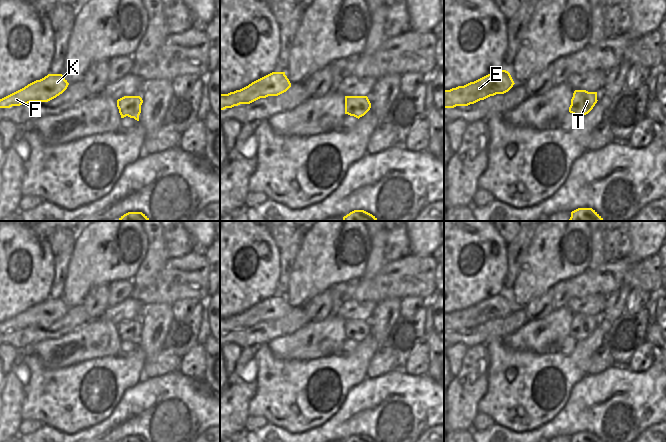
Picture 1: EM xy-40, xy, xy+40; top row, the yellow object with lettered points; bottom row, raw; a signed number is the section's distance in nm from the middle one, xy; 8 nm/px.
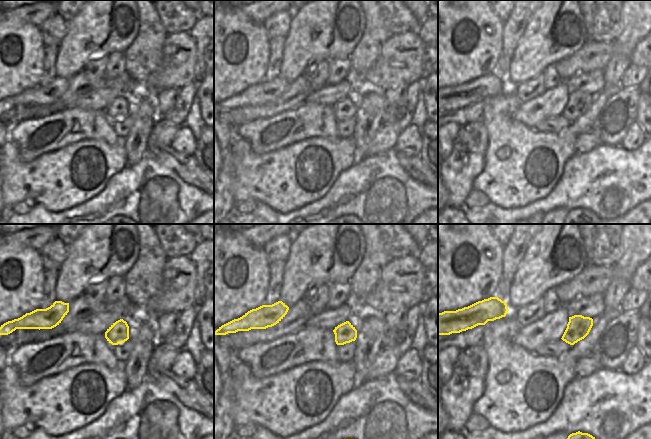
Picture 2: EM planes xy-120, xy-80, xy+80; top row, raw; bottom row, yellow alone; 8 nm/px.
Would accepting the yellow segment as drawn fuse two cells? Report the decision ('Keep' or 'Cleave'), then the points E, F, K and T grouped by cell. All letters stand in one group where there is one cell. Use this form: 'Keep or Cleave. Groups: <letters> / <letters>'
Keep. Groups: E F K T

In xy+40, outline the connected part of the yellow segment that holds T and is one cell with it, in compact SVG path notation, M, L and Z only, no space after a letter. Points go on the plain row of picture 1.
M575 314L571 323L569 336L580 342L588 338L597 327L597 316Z

